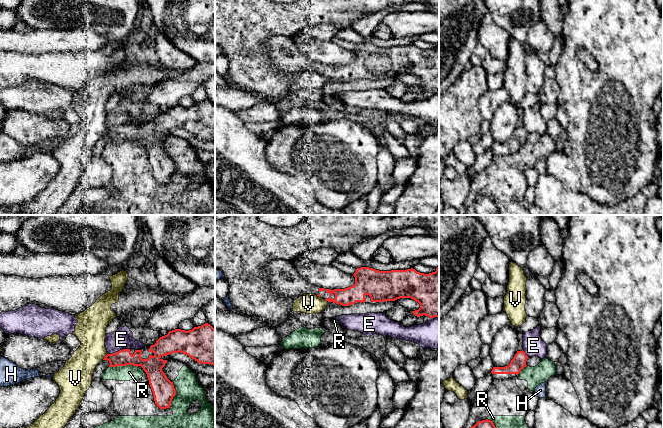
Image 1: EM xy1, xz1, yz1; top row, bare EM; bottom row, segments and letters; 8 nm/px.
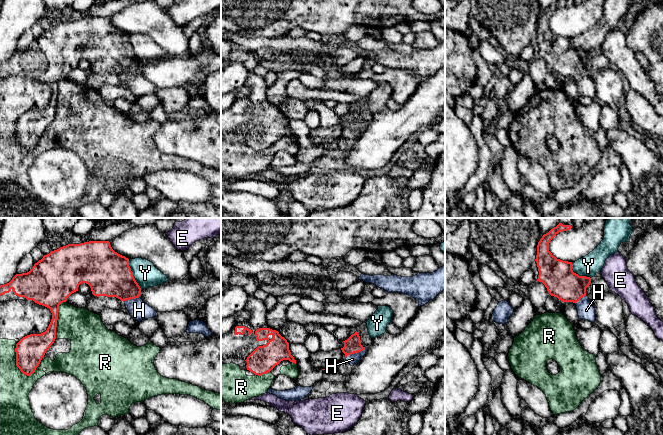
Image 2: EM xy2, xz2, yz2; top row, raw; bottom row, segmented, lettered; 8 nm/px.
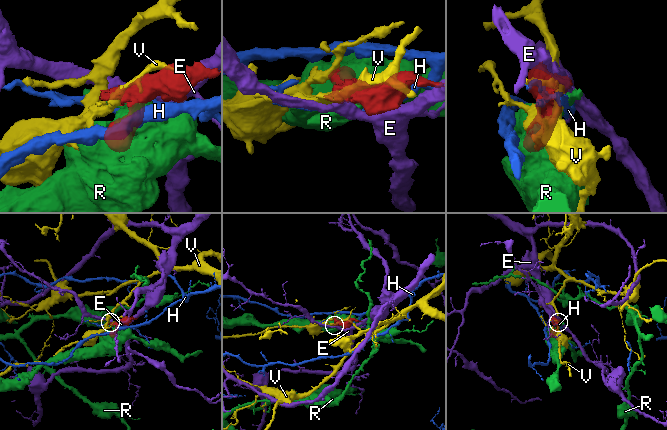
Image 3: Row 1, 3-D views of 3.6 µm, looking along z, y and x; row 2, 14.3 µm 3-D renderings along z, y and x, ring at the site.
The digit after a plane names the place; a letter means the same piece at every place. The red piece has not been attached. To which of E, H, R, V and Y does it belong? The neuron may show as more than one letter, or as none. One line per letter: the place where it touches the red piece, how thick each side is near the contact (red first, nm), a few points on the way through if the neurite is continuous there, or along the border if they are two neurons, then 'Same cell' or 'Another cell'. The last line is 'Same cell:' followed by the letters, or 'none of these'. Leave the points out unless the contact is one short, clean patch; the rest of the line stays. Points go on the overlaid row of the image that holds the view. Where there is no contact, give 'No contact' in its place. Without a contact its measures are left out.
E: Touches red at xy1 (118, 351). Thickness 130 nm (red) against 160 nm. Another cell
H: Touches red at xz2 (355, 352). Thickness 130 nm (red) against 90 nm. Boundary: xz2 (365, 348), (349, 354), (346, 358). Another cell
R: Touches red at xy2 (16, 362). Thickness 240 nm (red) against 240 nm. Another cell
V: Touches red at xy1 (104, 357). Thickness 130 nm (red) against 240 nm. Another cell
Y: Touches red at xy2 (132, 274). Thickness 360 nm (red) against 190 nm. Another cell
Same cell: none of these

